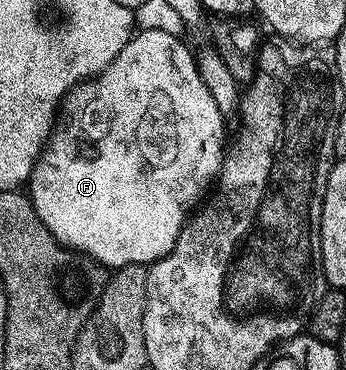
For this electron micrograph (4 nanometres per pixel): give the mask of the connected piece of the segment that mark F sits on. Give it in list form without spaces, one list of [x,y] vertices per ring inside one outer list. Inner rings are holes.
[[[140,30],[132,35],[131,40],[125,45],[125,49],[121,49],[121,53],[117,53],[117,57],[113,57],[111,64],[101,74],[87,80],[86,83],[71,88],[61,104],[62,122],[52,130],[51,138],[47,146],[44,147],[43,154],[40,155],[34,169],[31,170],[29,198],[37,217],[41,217],[45,229],[49,229],[53,238],[64,247],[70,247],[72,251],[81,251],[108,269],[128,267],[134,263],[150,265],[166,257],[173,249],[183,228],[185,222],[183,207],[192,206],[191,208],[194,208],[212,190],[213,184],[219,178],[219,169],[223,166],[225,158],[223,118],[225,115],[220,110],[217,101],[213,99],[205,81],[202,80],[196,56],[191,56],[190,49],[182,43],[183,41],[180,36],[171,36],[169,33],[155,31]]]

